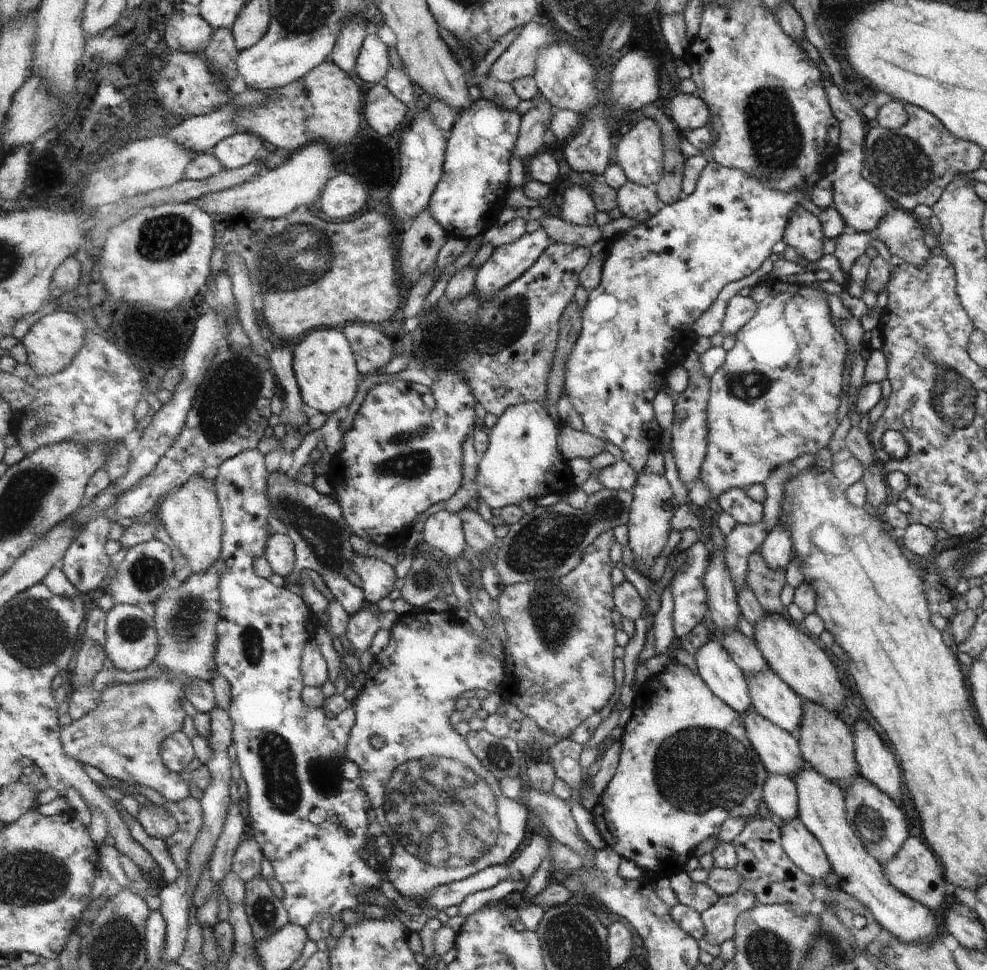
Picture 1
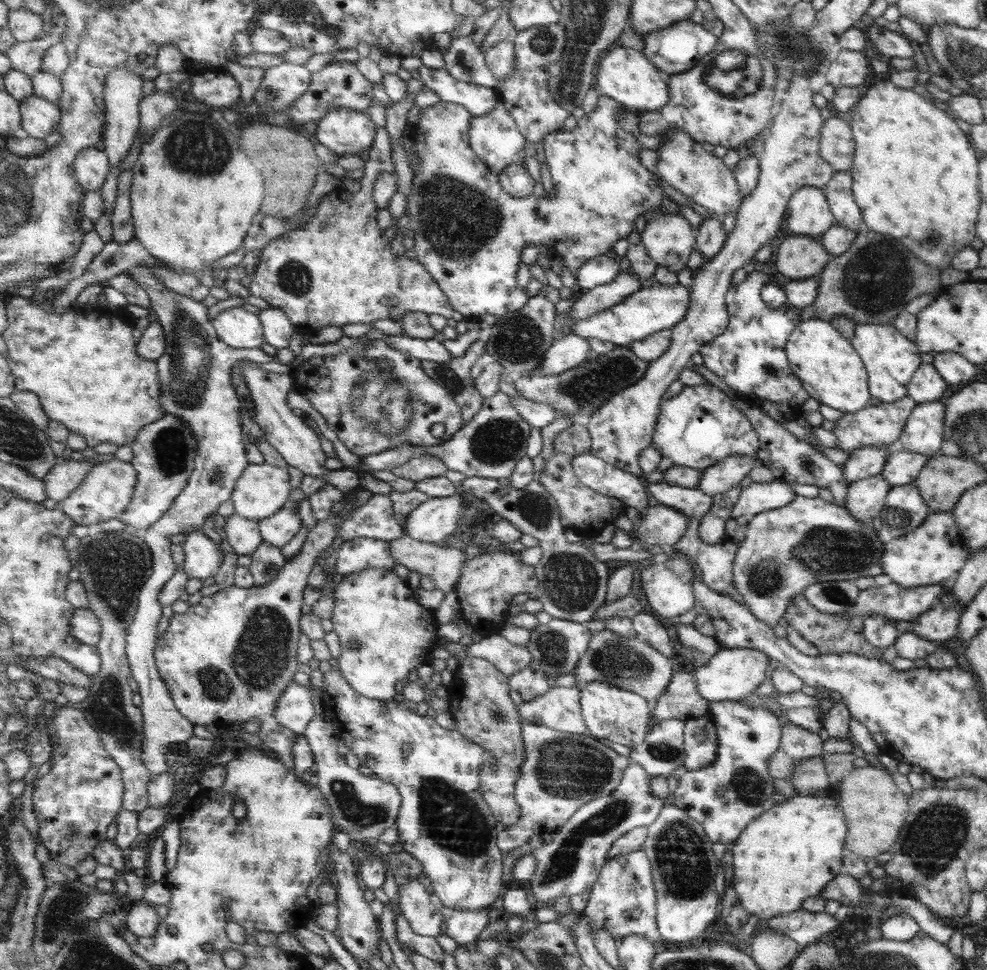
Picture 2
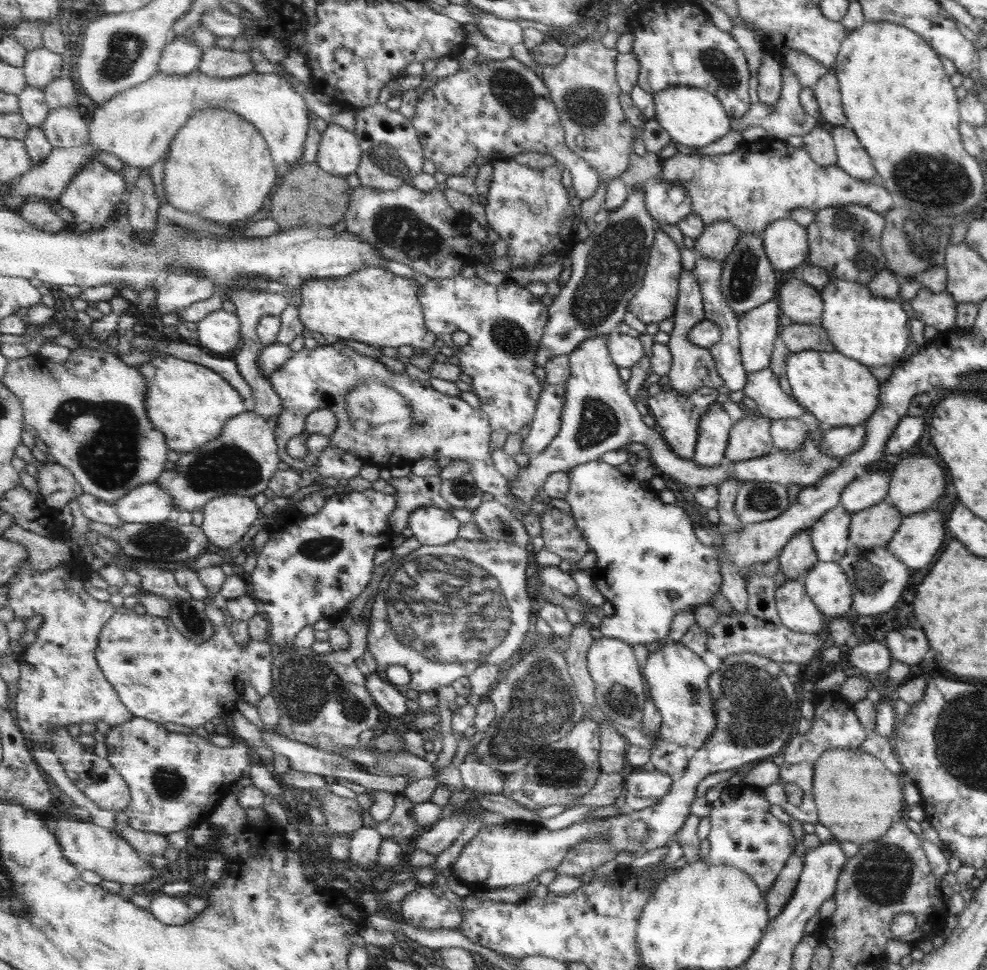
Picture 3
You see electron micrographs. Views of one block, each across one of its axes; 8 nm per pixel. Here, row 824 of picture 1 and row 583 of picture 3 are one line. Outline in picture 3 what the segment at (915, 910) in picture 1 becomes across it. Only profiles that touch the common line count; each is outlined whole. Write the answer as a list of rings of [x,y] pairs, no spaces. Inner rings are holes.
[[[817,561],[802,577],[807,598],[826,617],[843,616],[851,610],[847,577],[837,563]]]

